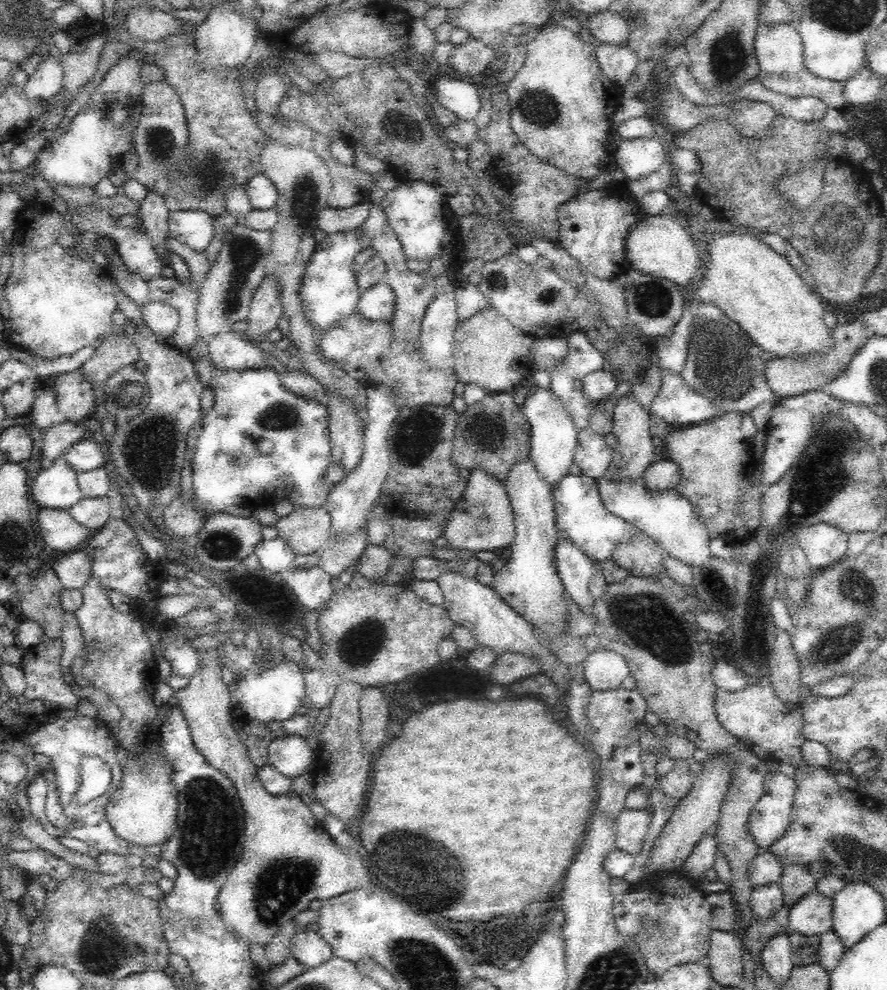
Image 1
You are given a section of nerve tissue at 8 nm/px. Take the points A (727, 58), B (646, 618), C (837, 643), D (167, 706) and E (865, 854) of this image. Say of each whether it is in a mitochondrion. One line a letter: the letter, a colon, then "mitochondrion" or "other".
A: mitochondrion
B: mitochondrion
C: mitochondrion
D: other
E: mitochondrion

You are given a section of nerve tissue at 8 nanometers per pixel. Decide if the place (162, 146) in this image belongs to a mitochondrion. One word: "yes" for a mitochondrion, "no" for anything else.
yes

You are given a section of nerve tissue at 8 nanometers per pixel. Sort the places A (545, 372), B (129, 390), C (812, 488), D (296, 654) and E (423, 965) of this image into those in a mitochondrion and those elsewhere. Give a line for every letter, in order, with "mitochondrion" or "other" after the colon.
A: other
B: mitochondrion
C: mitochondrion
D: other
E: mitochondrion

